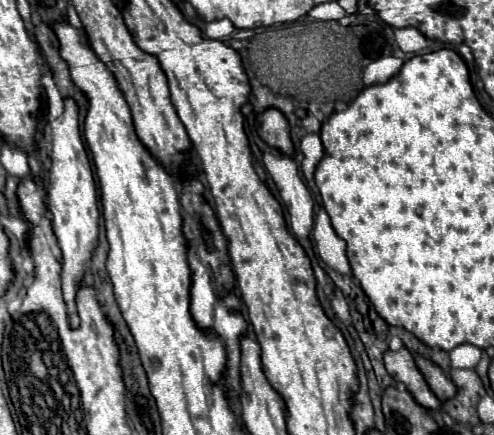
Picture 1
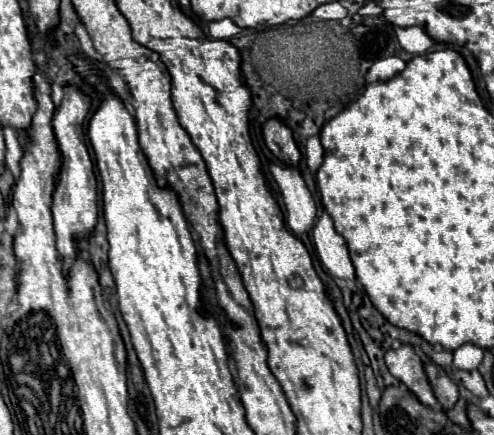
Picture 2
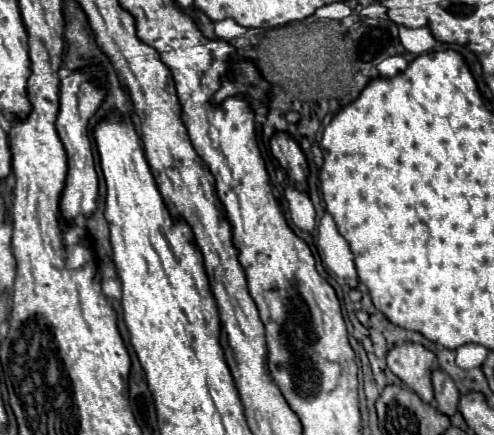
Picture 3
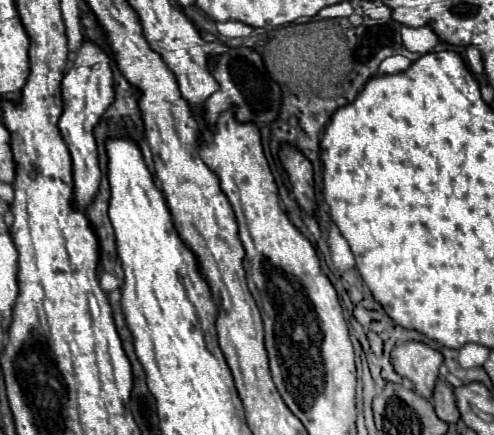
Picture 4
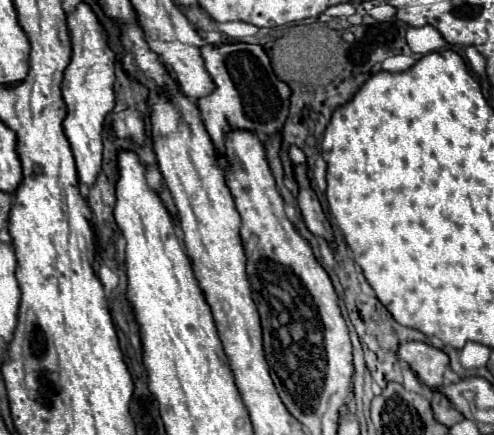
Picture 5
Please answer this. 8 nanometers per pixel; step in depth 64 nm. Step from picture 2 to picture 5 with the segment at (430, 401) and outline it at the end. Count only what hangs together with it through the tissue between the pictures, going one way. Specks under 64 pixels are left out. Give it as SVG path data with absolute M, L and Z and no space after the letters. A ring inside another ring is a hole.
M404 342L400 344L396 358L406 362L414 372L416 380L426 390L436 390L442 384L442 374L448 368L448 356L424 342Z

